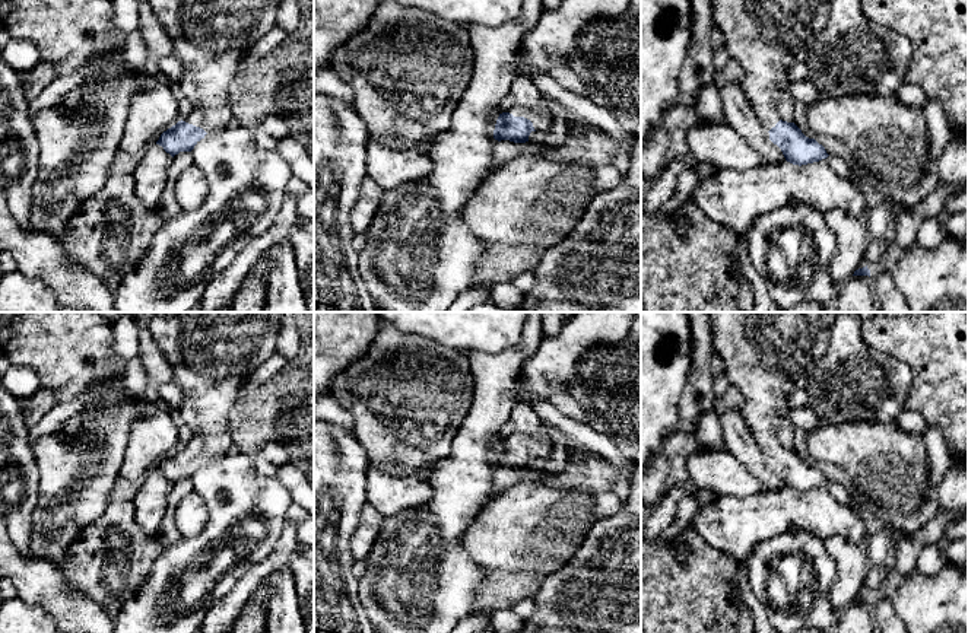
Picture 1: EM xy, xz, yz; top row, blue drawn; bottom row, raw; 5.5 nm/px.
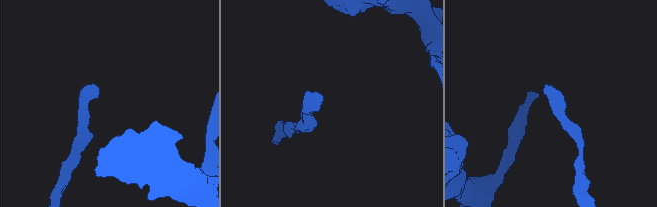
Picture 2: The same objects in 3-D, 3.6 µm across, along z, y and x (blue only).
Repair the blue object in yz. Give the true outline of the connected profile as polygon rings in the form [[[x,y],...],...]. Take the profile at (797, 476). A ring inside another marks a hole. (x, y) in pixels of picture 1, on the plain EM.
[[[707,312],[712,334],[712,350],[726,366],[730,384],[745,395],[742,416],[759,449],[768,457],[785,487],[807,492],[829,481],[815,465],[806,464],[794,449],[783,448],[777,432],[787,419],[790,394],[806,389],[815,365],[823,357],[837,312]]]

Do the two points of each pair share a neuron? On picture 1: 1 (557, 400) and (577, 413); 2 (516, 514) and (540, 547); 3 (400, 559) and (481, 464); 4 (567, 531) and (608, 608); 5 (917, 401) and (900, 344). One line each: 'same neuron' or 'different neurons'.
1: same neuron
2: same neuron
3: same neuron
4: different neurons
5: same neuron

